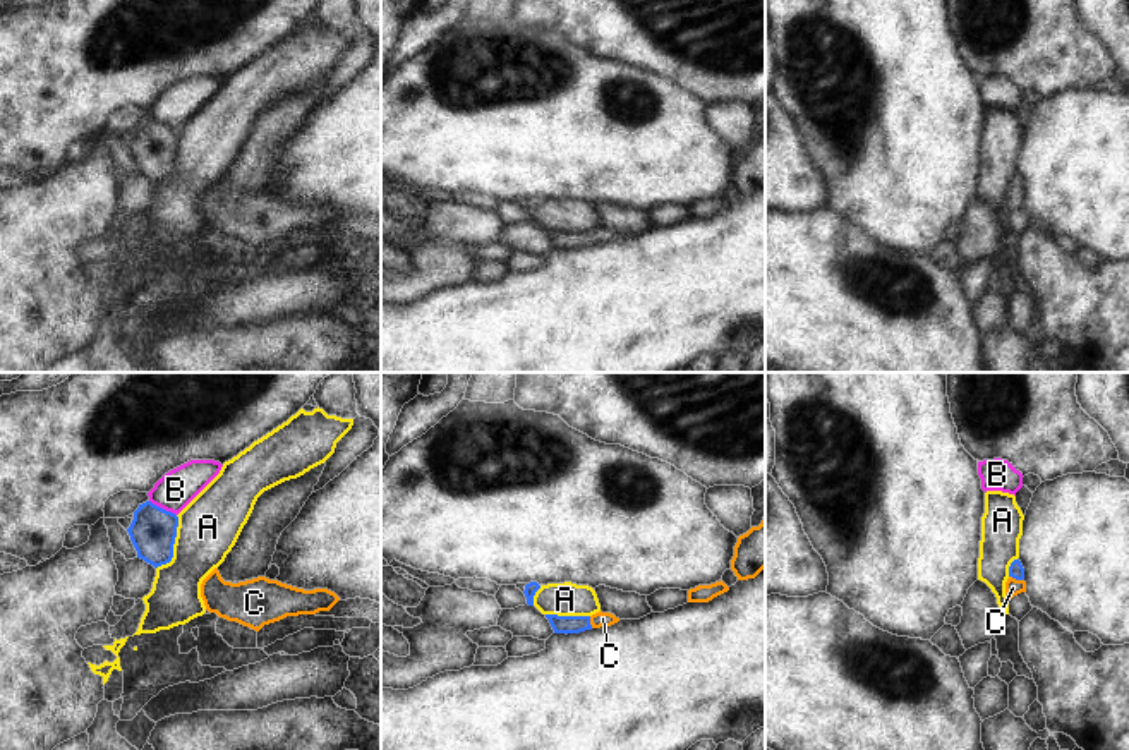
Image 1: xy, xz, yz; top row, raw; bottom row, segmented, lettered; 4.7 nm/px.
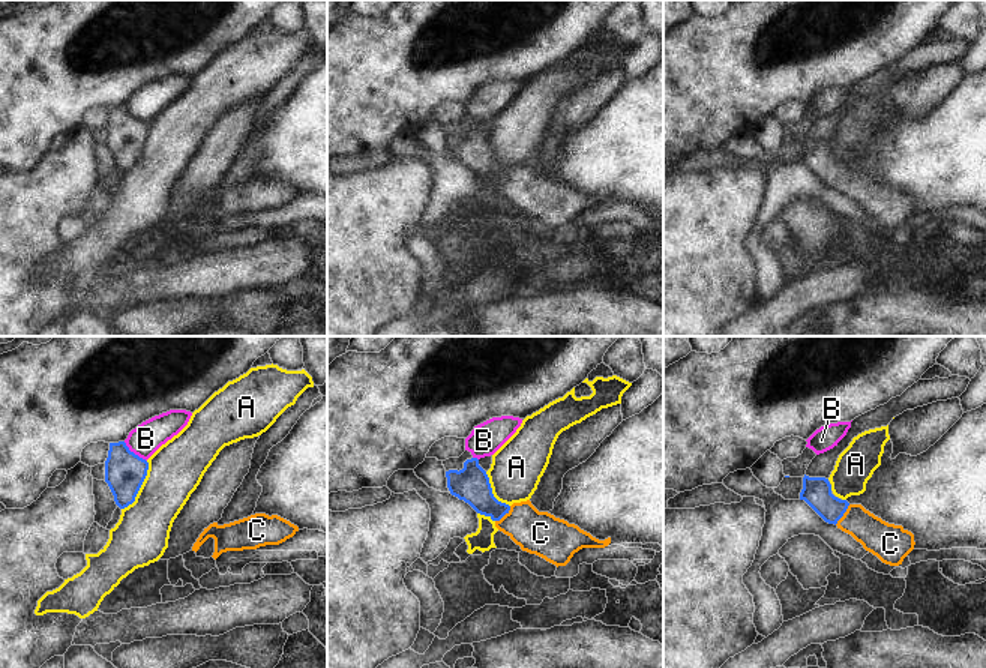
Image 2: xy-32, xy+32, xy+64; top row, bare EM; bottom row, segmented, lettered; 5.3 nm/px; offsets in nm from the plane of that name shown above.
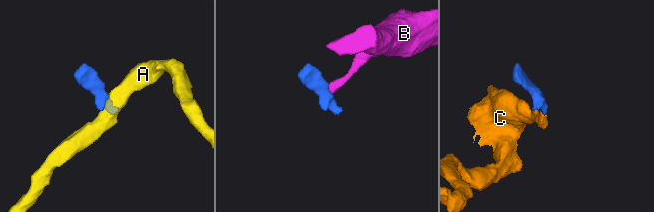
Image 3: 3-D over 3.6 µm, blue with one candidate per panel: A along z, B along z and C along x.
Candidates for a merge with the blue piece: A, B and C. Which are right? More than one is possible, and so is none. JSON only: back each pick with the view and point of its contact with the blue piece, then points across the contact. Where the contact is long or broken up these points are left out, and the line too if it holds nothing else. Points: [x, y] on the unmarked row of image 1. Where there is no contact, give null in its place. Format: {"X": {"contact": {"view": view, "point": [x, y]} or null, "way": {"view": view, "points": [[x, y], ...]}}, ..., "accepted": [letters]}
{"C": {"contact": {"view": "yz", "point": [1016, 194]}, "way": {"view": "yz", "points": [[1016, 186], [1016, 194], [1013, 203]]}}, "accepted": ["C"]}

